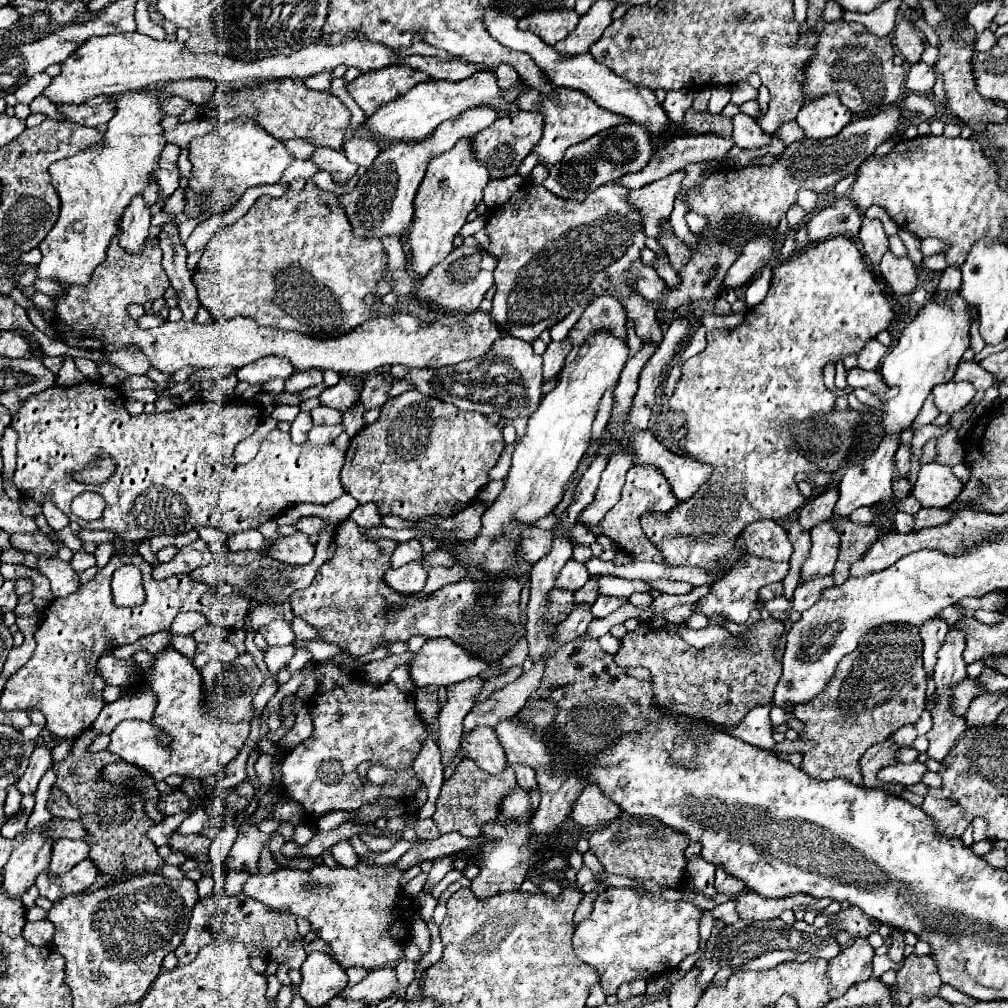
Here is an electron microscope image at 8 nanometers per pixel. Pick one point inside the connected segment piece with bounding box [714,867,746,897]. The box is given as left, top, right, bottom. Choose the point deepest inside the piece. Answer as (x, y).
(724, 883)

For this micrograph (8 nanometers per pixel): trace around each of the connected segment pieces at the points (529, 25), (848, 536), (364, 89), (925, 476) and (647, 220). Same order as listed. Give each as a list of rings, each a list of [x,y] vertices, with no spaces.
[[[542,11],[538,15],[520,19],[518,27],[532,31],[548,45],[554,45],[578,25],[578,19],[580,17],[576,15],[576,11]]]
[[[830,519],[836,523],[836,529],[840,533],[840,555],[836,561],[836,569],[832,573],[834,585],[840,587],[850,577],[850,567],[862,559],[862,555],[868,551],[870,543],[878,541],[880,529],[874,525],[856,525],[850,519]]]
[[[408,65],[384,67],[382,71],[370,71],[370,75],[360,75],[348,83],[348,91],[364,111],[364,115],[374,113],[382,103],[396,99],[398,95],[410,91],[414,85],[430,81],[430,75],[416,71]]]
[[[928,463],[922,465],[912,495],[922,503],[922,507],[946,509],[956,501],[962,487],[962,481],[954,477],[950,467]]]
[[[676,171],[638,191],[630,191],[628,203],[634,203],[638,207],[642,215],[642,227],[648,237],[658,237],[658,223],[670,217],[682,179],[684,171]]]

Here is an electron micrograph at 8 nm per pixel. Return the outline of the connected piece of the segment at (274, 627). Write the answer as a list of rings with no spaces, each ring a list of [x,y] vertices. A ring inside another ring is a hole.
[[[282,619],[272,621],[270,625],[262,627],[260,633],[266,637],[268,645],[290,645],[294,641],[294,633],[292,633],[290,623],[282,621]]]

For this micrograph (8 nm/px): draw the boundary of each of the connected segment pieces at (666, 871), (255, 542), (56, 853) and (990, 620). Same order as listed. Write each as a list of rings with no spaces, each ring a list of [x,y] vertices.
[[[622,813],[620,819],[608,823],[590,835],[590,853],[598,857],[610,875],[624,875],[630,879],[648,879],[662,887],[680,889],[684,885],[686,875],[686,859],[684,851],[690,845],[690,839],[678,835],[678,831],[670,831],[664,823],[650,817],[630,817]]]
[[[254,529],[254,531],[242,531],[242,533],[236,533],[236,535],[230,535],[228,547],[230,547],[230,551],[246,551],[246,549],[264,551],[266,541],[264,541],[262,533],[258,529]]]
[[[58,839],[54,843],[52,851],[52,863],[50,863],[50,873],[66,873],[70,867],[78,865],[84,861],[90,853],[90,843],[86,841],[74,841],[74,839]]]
[[[976,611],[974,613],[974,617],[978,619],[978,621],[982,621],[982,623],[986,623],[986,625],[994,625],[994,623],[1000,623],[1004,617],[1002,617],[1002,613],[990,613],[990,611]]]

